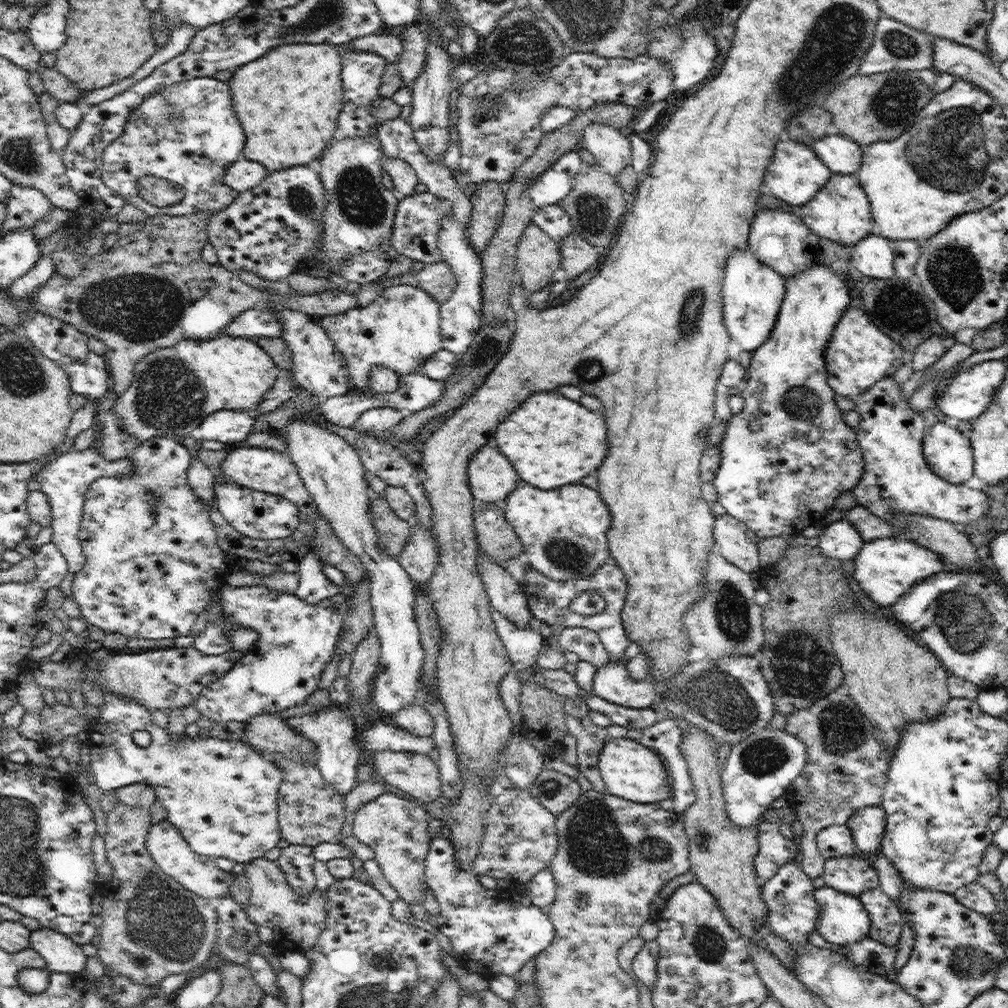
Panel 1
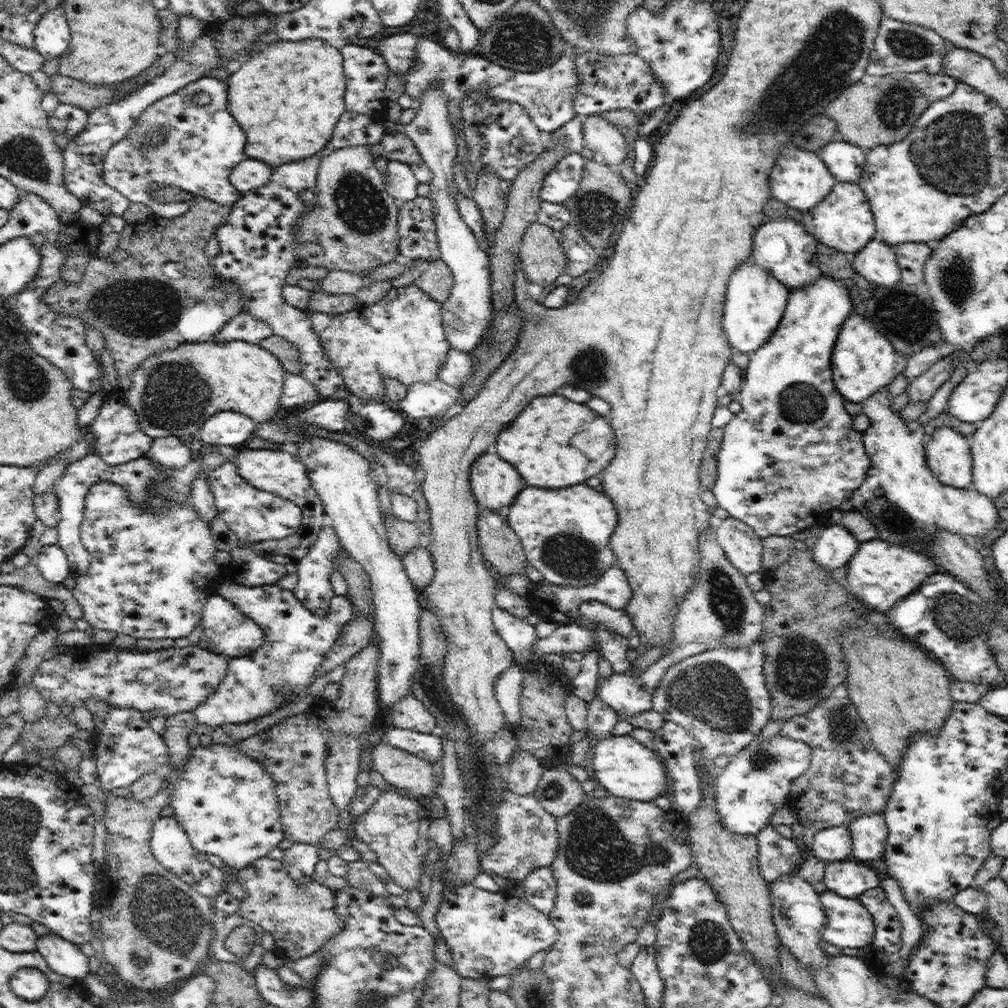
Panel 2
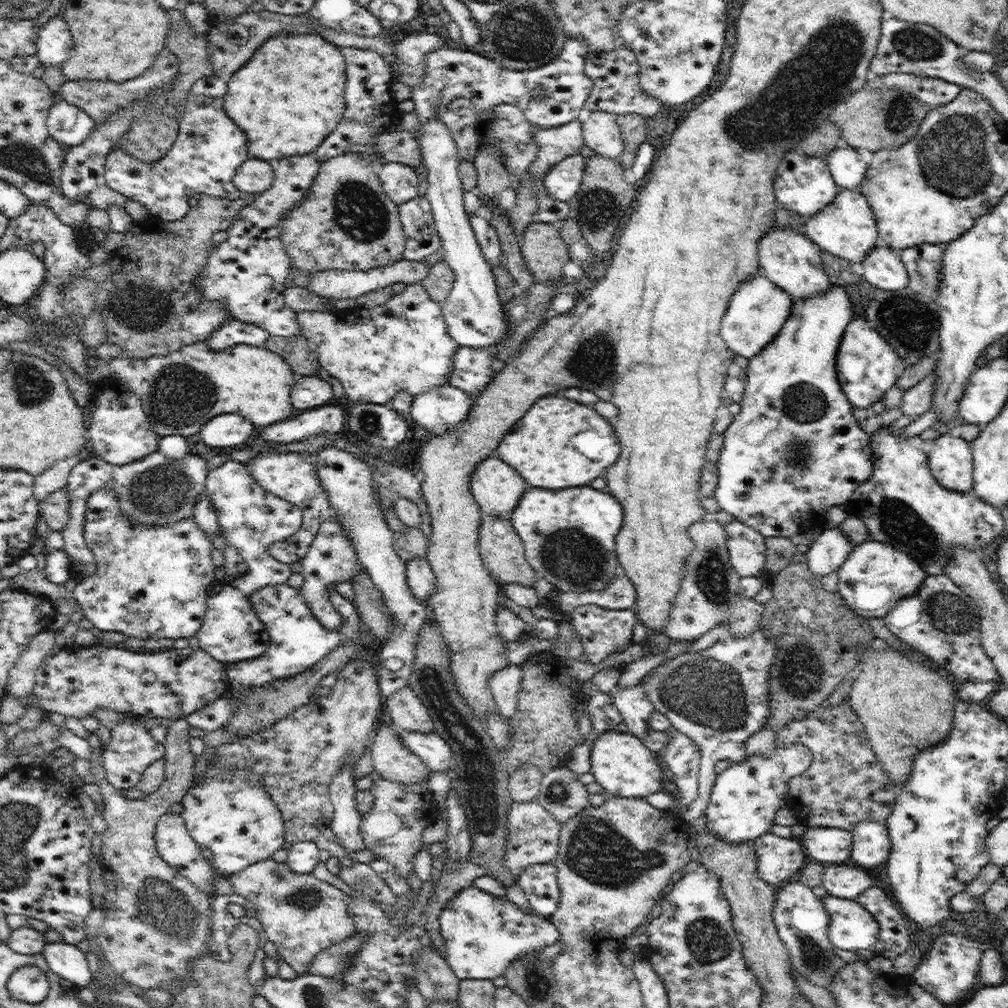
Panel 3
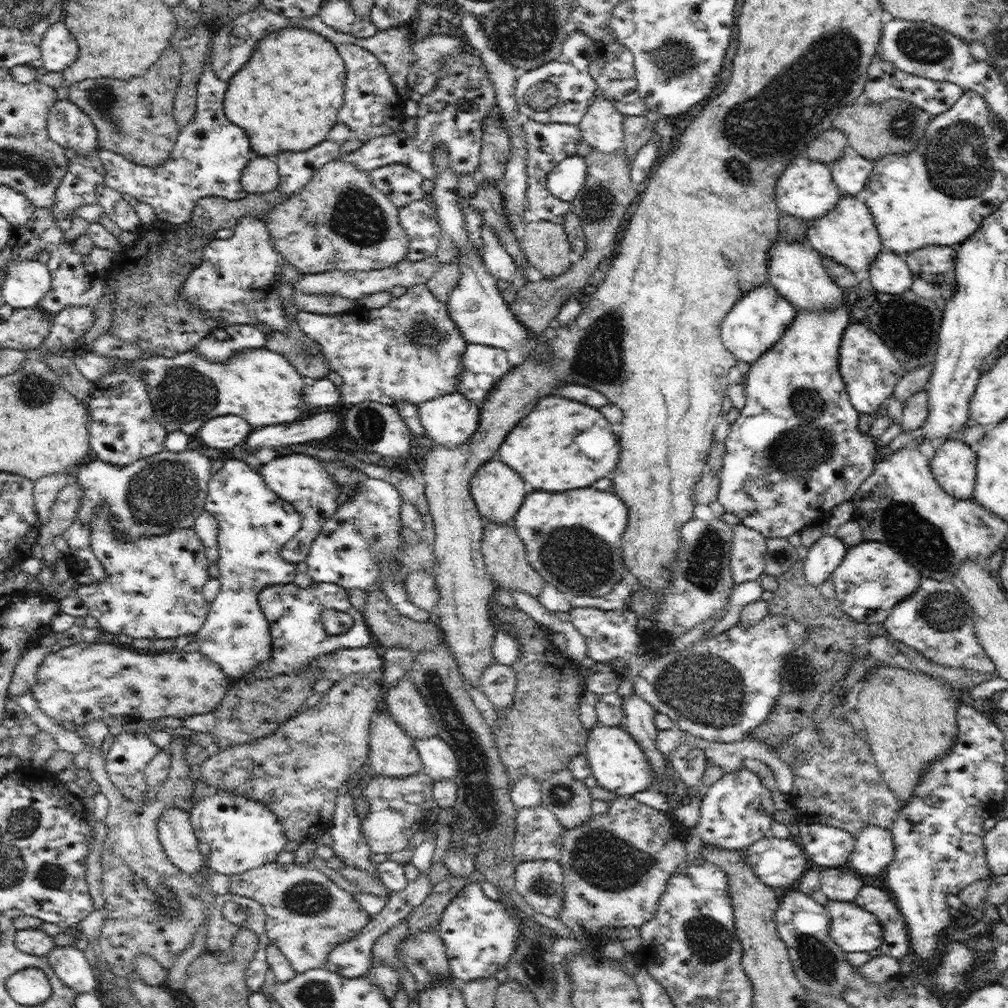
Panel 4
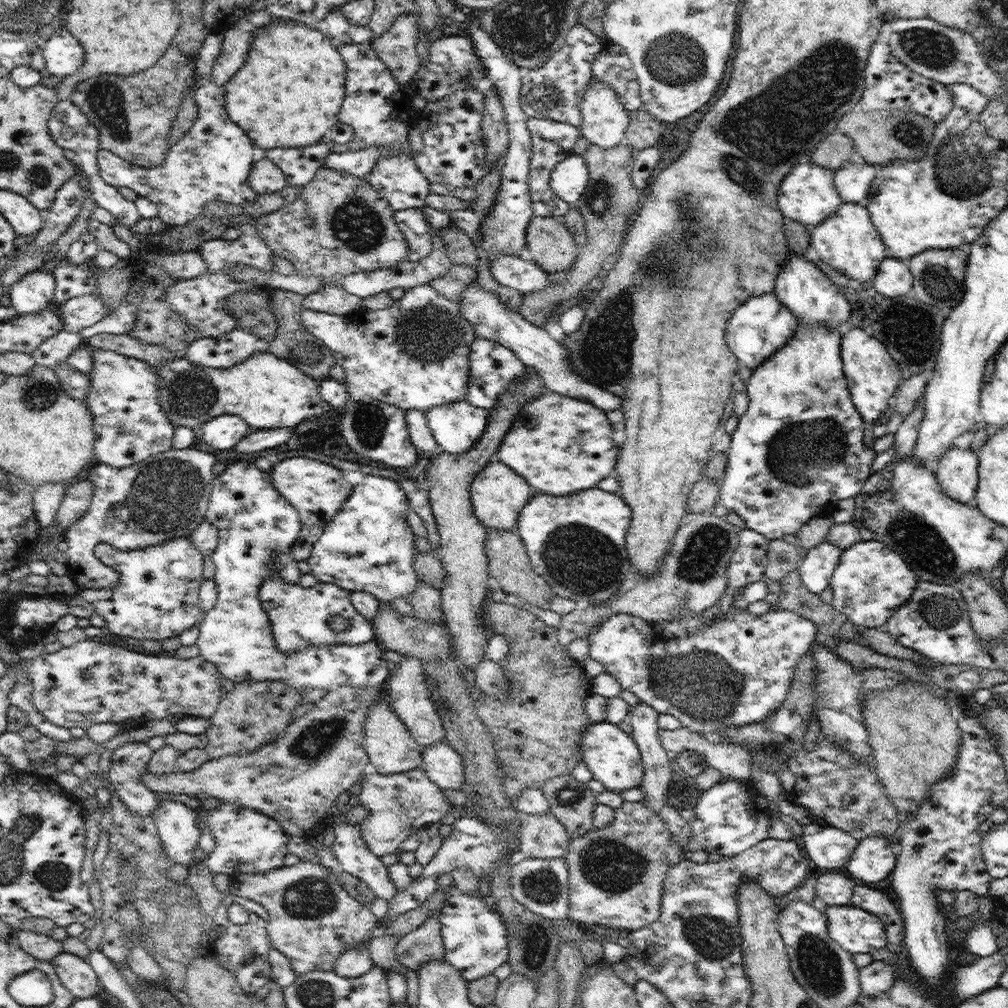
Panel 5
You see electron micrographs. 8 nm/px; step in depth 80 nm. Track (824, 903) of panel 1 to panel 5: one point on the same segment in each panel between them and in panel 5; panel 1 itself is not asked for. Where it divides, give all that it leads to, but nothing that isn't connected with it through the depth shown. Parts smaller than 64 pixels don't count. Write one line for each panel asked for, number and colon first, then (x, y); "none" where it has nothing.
2: (849, 924)
3: (852, 927)
4: (854, 929)
5: (856, 930)

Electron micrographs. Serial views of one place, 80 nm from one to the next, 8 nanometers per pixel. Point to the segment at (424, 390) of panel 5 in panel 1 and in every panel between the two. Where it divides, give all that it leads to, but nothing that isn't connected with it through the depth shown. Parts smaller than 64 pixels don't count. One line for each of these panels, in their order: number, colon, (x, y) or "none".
1: (401, 330)
2: (401, 336)
3: (403, 344)
4: (410, 350)

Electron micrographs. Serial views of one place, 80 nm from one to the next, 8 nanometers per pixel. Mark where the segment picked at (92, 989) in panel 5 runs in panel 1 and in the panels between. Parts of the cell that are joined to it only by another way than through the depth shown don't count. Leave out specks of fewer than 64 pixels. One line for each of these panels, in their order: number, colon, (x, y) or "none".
1: (62, 954)
2: (63, 957)
3: (66, 960)
4: (69, 963)

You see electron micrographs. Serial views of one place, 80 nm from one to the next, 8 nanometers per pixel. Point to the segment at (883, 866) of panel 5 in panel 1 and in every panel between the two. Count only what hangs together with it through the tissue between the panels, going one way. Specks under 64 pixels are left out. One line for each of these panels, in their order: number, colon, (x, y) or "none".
1: (867, 825)
2: (869, 832)
3: (871, 847)
4: (874, 850)

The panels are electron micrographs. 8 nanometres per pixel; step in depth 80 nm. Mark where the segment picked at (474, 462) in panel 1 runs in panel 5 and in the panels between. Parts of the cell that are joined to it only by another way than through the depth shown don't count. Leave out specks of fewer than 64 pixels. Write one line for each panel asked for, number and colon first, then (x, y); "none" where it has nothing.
2: (495, 483)
3: (497, 488)
4: (498, 492)
5: (498, 495)

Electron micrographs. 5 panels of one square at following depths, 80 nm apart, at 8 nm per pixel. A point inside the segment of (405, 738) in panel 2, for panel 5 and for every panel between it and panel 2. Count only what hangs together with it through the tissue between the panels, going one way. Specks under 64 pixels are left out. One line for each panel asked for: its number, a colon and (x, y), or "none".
3: (430, 748)
4: (439, 762)
5: (443, 766)

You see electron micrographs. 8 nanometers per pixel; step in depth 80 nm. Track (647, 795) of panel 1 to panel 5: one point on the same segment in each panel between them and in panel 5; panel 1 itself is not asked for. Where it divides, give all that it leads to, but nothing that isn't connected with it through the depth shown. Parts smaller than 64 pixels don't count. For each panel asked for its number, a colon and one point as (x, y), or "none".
2: (625, 768)
3: (621, 763)
4: (617, 761)
5: (612, 756)

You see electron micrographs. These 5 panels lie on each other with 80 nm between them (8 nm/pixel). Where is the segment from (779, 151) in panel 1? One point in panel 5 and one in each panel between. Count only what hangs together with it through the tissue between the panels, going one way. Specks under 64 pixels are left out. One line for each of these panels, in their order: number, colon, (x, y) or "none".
2: (799, 178)
3: (803, 184)
4: (806, 189)
5: (807, 194)

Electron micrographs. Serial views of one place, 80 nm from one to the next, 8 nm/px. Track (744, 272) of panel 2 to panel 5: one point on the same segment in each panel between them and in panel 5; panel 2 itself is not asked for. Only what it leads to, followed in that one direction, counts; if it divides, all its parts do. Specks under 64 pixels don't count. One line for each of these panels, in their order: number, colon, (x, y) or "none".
3: (758, 310)
4: (758, 321)
5: (762, 325)

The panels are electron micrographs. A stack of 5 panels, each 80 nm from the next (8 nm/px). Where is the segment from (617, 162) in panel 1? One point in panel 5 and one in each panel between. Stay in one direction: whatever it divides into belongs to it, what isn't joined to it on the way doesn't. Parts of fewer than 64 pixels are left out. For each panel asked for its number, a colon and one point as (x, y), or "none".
2: (601, 136)
3: (601, 132)
4: (601, 126)
5: (604, 122)

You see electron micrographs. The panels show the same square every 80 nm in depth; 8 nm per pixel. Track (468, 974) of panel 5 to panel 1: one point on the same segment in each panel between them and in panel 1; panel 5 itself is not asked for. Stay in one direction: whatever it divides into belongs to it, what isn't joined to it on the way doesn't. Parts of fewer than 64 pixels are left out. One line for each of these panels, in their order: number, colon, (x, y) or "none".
1: (492, 931)
2: (489, 934)
3: (483, 934)
4: (480, 935)

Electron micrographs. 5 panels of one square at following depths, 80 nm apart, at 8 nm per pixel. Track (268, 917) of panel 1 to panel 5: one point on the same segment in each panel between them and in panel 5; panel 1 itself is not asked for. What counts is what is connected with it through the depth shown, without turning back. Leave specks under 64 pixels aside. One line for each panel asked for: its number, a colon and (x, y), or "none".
2: (301, 918)
3: (301, 915)
4: (308, 915)
5: (313, 921)

